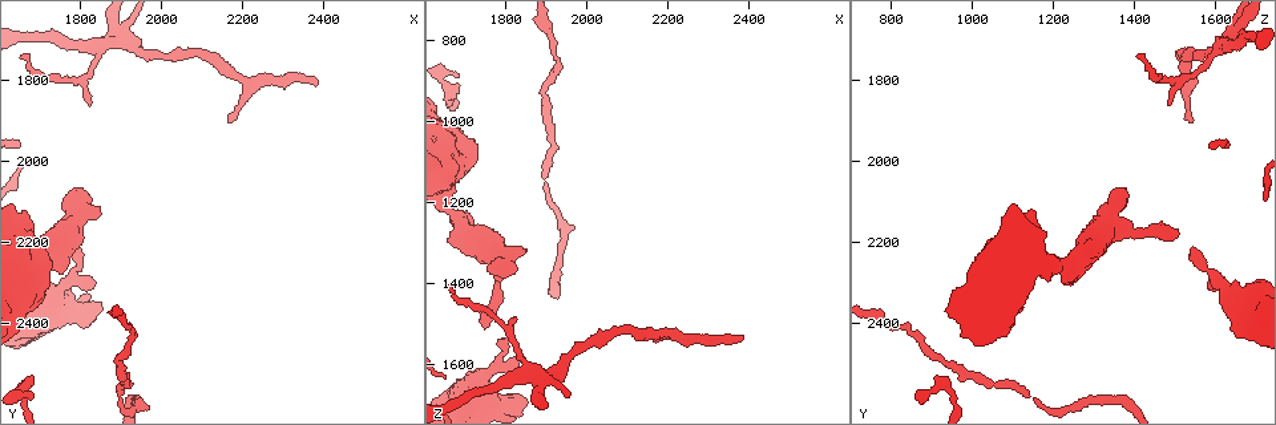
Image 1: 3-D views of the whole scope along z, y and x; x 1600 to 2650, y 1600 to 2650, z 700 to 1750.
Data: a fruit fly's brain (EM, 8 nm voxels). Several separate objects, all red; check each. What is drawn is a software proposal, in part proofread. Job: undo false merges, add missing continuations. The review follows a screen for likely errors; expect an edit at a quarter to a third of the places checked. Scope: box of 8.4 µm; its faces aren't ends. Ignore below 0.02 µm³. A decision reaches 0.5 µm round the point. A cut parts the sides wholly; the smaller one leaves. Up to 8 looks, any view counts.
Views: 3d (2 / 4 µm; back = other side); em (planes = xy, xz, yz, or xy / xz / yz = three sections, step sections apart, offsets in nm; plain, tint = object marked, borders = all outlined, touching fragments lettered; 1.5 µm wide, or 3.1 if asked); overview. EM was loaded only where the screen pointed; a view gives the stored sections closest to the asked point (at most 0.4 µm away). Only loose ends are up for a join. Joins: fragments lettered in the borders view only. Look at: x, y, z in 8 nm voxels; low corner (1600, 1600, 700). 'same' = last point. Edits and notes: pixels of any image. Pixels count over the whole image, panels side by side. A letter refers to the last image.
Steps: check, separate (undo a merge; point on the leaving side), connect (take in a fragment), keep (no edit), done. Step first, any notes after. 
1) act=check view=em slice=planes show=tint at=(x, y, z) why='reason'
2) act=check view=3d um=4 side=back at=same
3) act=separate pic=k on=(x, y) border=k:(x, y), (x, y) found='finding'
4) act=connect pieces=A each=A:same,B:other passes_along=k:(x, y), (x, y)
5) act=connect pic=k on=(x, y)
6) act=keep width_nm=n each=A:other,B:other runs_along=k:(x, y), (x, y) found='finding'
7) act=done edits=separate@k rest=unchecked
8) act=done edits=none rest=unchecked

act=check view=em slice=planes show=tint at=(2390, 1810, 1525) why='branch stops here'

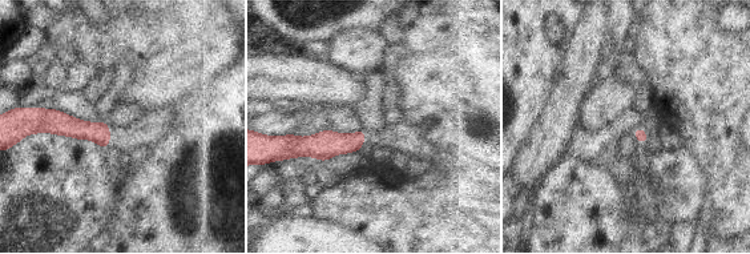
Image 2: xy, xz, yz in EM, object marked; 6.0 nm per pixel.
act=check view=em slice=planes show=borders at=same

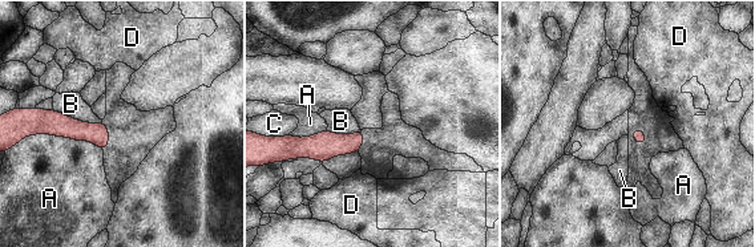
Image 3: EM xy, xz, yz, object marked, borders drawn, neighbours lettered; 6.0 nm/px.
act=keep longest_contact=A:480nm each=A:other,B:other,C:other,D:other border=3:(52, 109), (83, 121), (101, 122) found='none of them fits'

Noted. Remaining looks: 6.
act=check view=3d um=4 at=(1825, 1855, 1480) why='branch stops here'

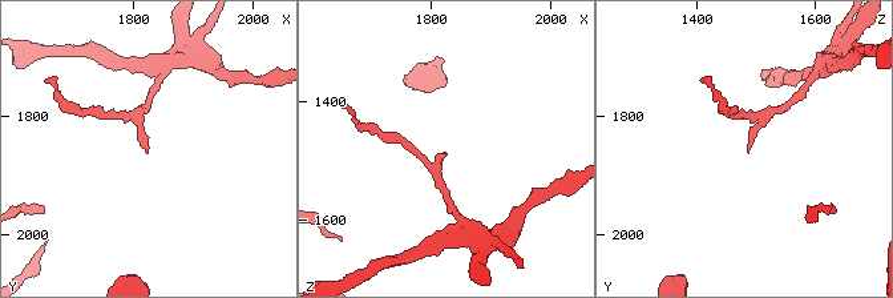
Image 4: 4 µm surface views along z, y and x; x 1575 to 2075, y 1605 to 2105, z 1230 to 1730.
act=check view=em slice=xy step=4 show=tint at=(1825, 1865, 1480)

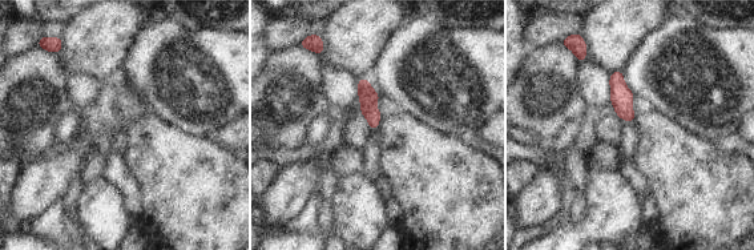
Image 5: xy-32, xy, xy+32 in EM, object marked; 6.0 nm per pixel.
act=check view=em slice=planes show=borders at=same why='cut it another way'

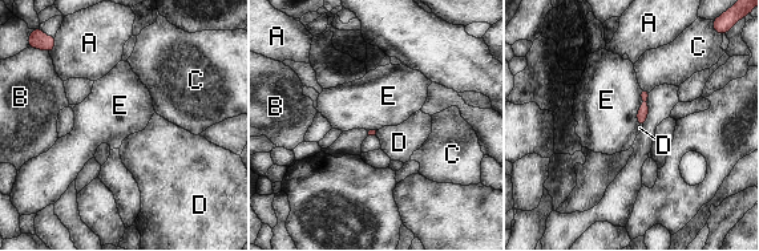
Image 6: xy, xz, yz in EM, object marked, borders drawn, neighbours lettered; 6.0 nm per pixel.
act=keep each=A:other,B:other,C:other,D:other,E:other border=6:(641, 104), (637, 112), (637, 125) found='no lettered fragment goes on from it'

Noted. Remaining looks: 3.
act=check view=em slice=yz step=8 show=borders at=(1900, 1695, 1635) why='four or more arms meet'

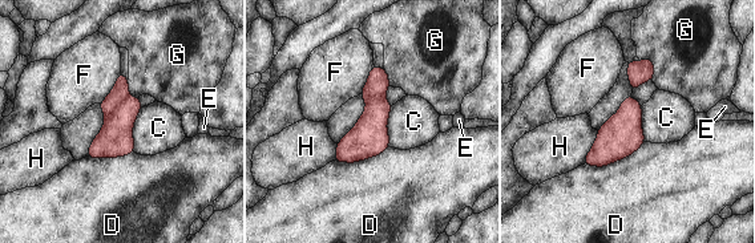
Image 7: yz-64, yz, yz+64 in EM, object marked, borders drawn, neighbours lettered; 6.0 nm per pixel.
act=separate pic=7 on=(120, 92) width_nm=220 each=C:other,D:other,E:other,F:other,G:other,H:other border=7:(129, 96), (105, 120) found='a second cell is stuck on'

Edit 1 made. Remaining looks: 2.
act=done edits=separate@7 rest=unchecked

